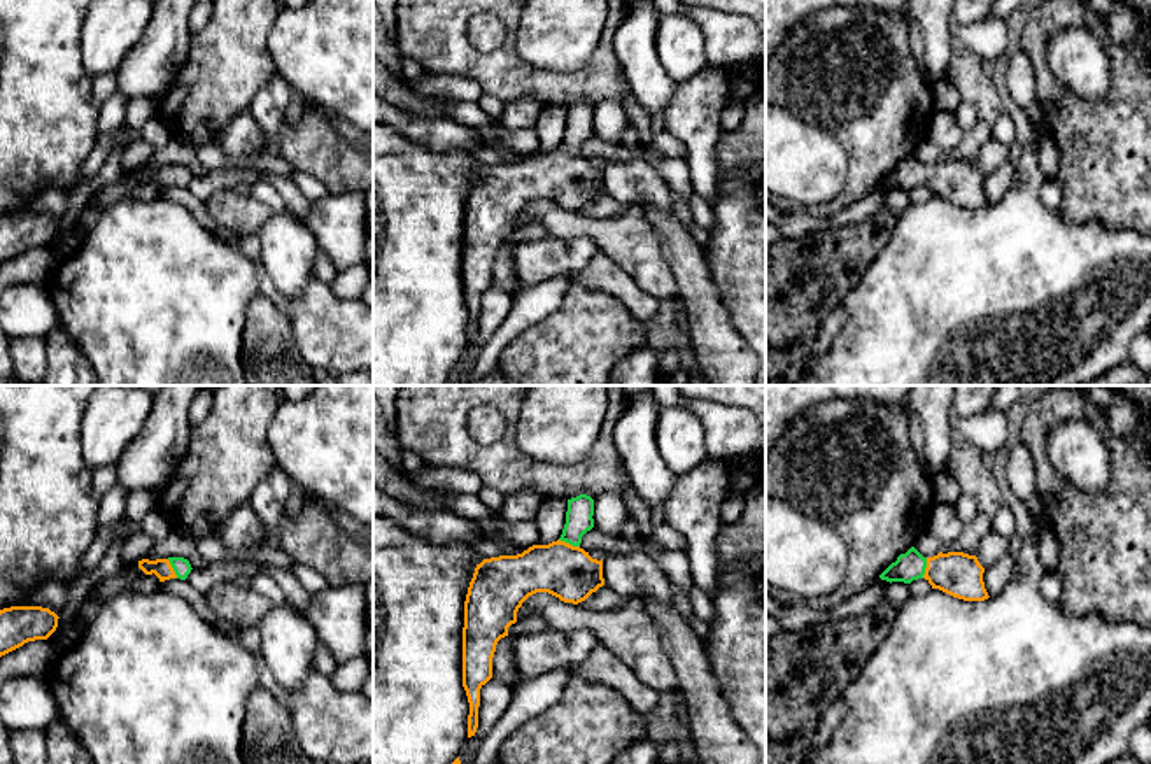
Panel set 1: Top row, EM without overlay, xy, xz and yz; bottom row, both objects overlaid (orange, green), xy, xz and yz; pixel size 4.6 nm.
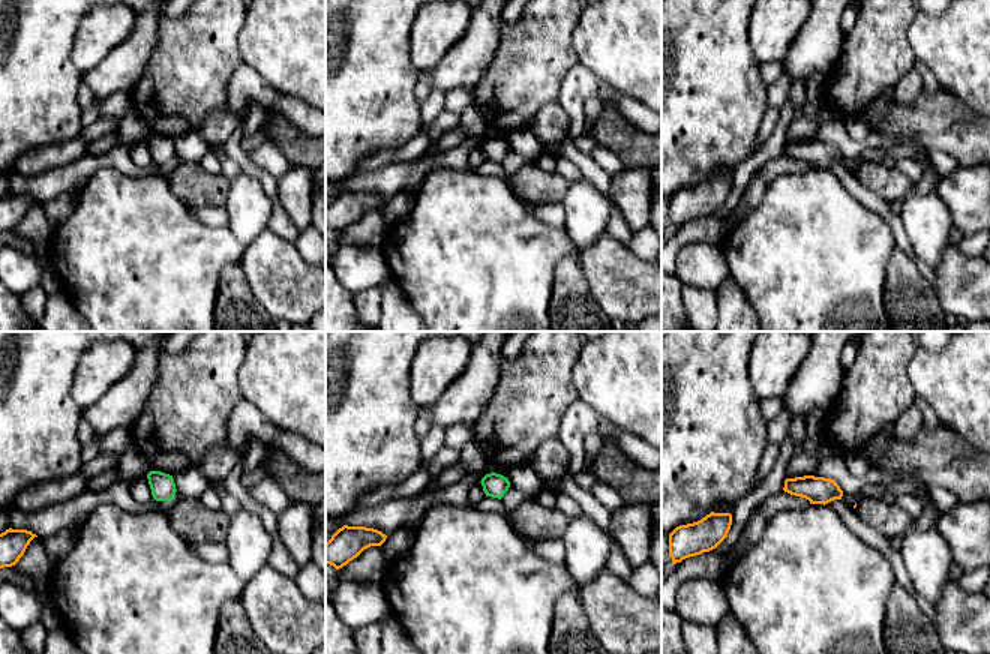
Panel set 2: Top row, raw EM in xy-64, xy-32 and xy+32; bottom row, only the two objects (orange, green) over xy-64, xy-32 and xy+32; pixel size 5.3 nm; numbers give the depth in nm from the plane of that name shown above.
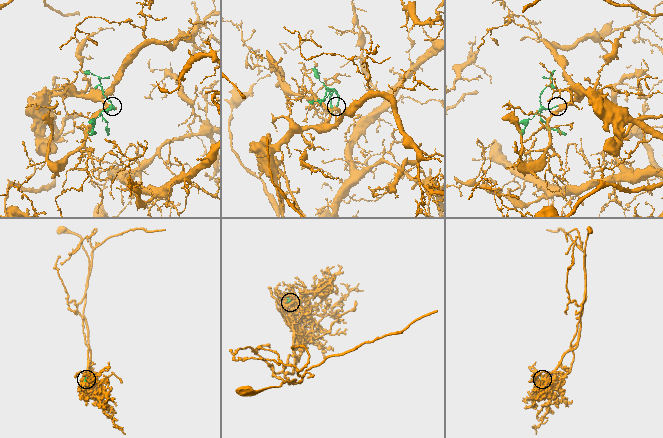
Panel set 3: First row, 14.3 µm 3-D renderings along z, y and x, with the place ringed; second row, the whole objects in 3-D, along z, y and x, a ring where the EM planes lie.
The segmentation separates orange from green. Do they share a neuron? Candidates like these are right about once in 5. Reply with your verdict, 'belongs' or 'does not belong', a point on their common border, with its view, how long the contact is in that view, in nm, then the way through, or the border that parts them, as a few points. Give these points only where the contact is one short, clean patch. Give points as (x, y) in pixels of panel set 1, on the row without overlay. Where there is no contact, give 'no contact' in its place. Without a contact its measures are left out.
belongs | xz (568, 151) | 100 nm | across xz (570, 181), (568, 151), (579, 125)

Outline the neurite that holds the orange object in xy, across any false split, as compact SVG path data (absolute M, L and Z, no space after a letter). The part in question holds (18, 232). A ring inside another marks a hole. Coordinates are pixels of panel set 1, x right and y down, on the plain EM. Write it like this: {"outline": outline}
{"outline": "M42 214L0 217L0 265L28 249L47 247L58 235L58 223Z"}

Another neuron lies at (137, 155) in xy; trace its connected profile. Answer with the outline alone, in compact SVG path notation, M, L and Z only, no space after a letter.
M137 138L123 151L121 168L124 173L137 172L145 166L152 156L154 149L142 138Z

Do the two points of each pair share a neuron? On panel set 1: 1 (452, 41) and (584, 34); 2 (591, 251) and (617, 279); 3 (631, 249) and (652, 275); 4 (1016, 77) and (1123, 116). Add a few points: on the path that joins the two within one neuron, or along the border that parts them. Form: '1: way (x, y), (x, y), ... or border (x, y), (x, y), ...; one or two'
1: border (514, 42), (515, 53), (522, 60), (547, 69); two
2: border (600, 258), (593, 258), (577, 270); two
3: way (638, 256), (647, 268); one
4: border (1022, 48), (1032, 65), (1034, 90), (1048, 121); two

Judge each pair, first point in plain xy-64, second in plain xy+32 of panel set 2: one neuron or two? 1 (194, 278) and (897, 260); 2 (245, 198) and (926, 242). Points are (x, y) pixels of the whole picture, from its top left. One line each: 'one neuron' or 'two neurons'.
1: two neurons
2: one neuron

